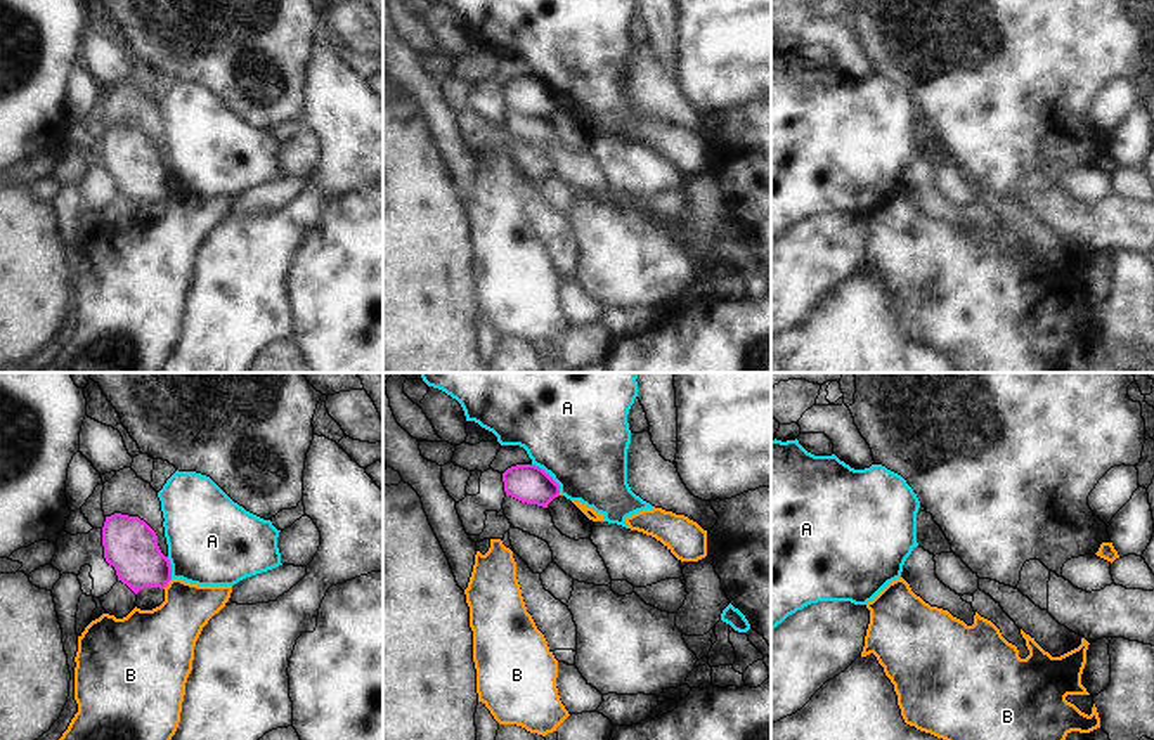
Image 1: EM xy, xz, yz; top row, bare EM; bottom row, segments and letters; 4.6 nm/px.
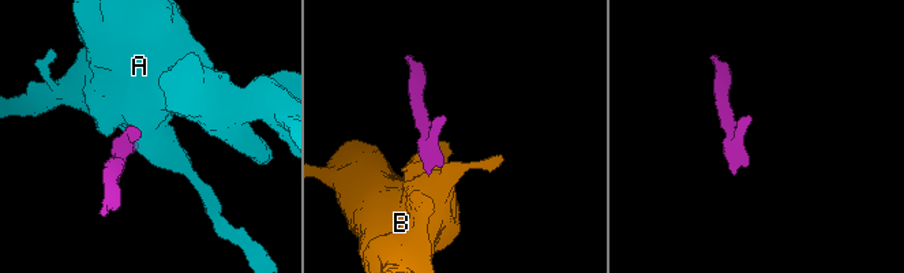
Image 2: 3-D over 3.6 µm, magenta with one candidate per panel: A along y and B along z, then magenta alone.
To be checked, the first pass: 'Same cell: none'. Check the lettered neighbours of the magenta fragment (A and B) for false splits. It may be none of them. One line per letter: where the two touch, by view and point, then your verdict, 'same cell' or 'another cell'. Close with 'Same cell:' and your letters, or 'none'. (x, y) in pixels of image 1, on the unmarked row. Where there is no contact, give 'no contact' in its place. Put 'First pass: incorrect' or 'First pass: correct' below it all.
A: xz (550, 89) | another cell
B: xy (167, 196) | another cell
Same cell: none
First pass: correct

